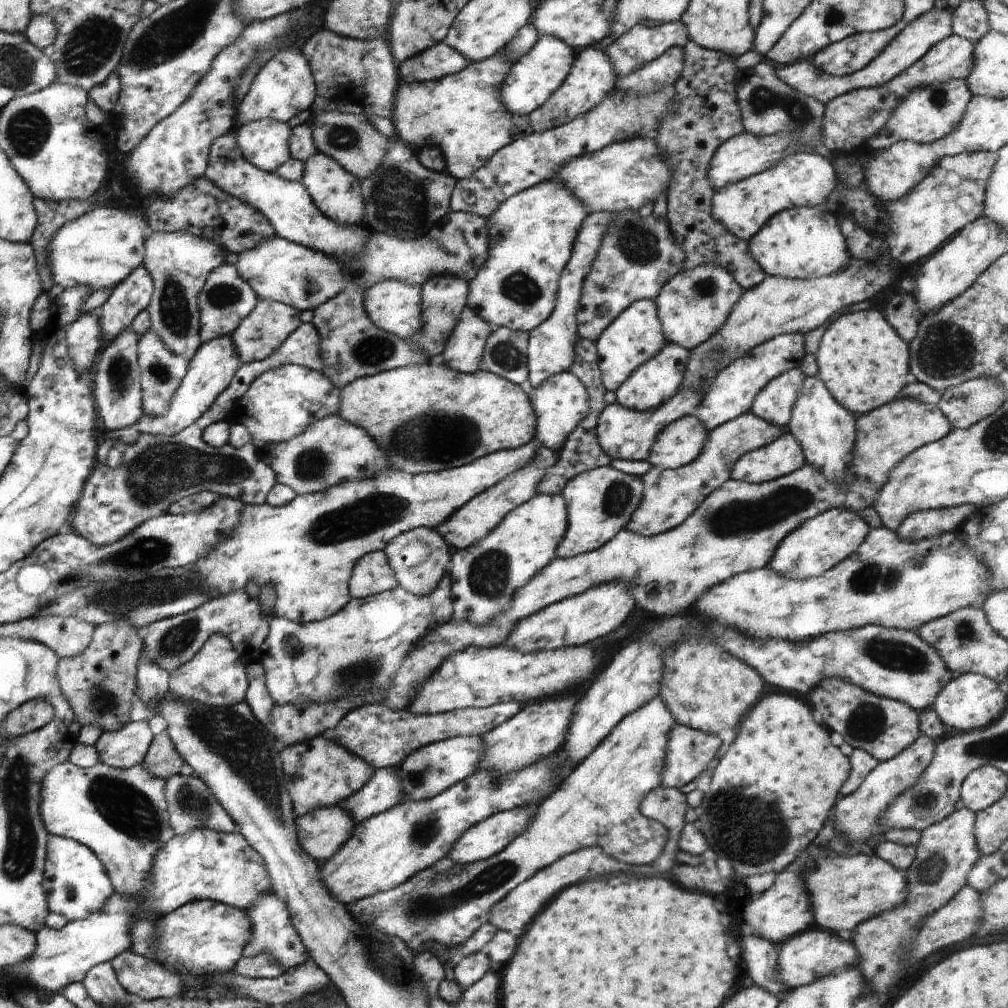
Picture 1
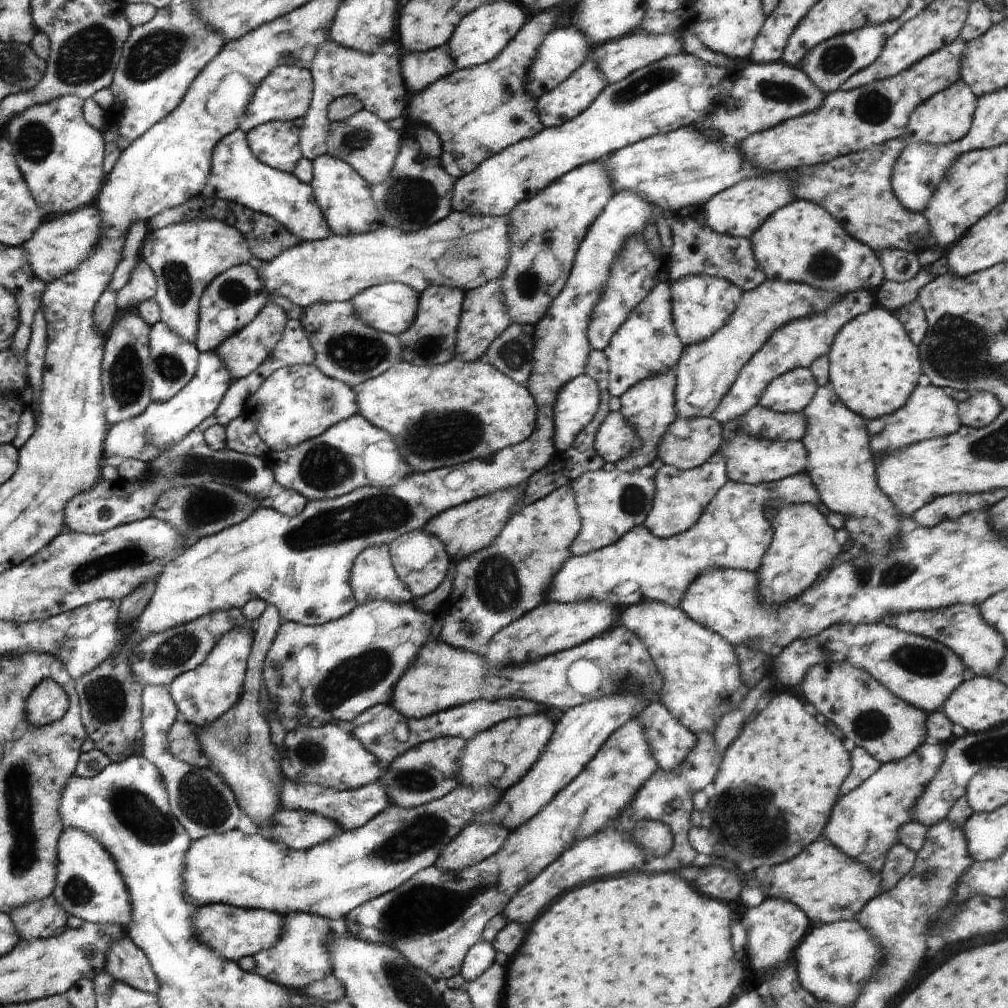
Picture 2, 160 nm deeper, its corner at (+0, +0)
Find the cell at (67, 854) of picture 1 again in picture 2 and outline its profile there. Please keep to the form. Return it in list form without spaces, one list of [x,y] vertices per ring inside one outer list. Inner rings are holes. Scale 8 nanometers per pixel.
[[[68,827],[63,831],[62,838],[59,839],[58,855],[57,886],[52,896],[60,906],[70,916],[79,918],[84,923],[116,925],[122,927],[126,933],[127,927],[133,922],[133,902],[124,876],[107,848],[95,836],[92,836],[92,833],[81,828]]]

